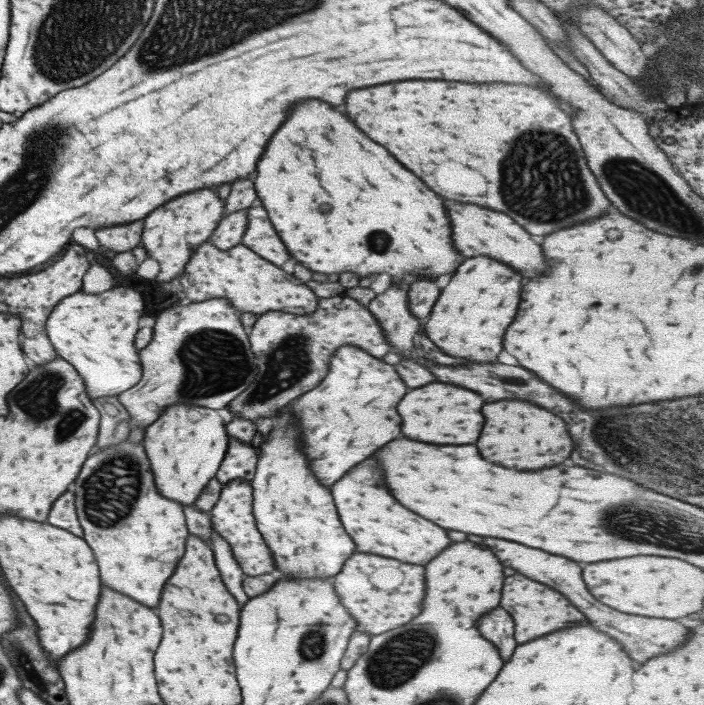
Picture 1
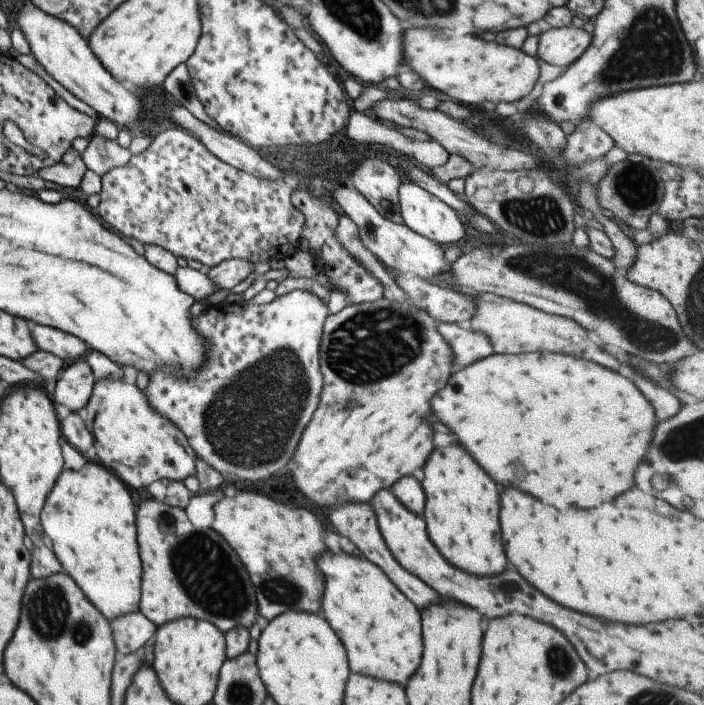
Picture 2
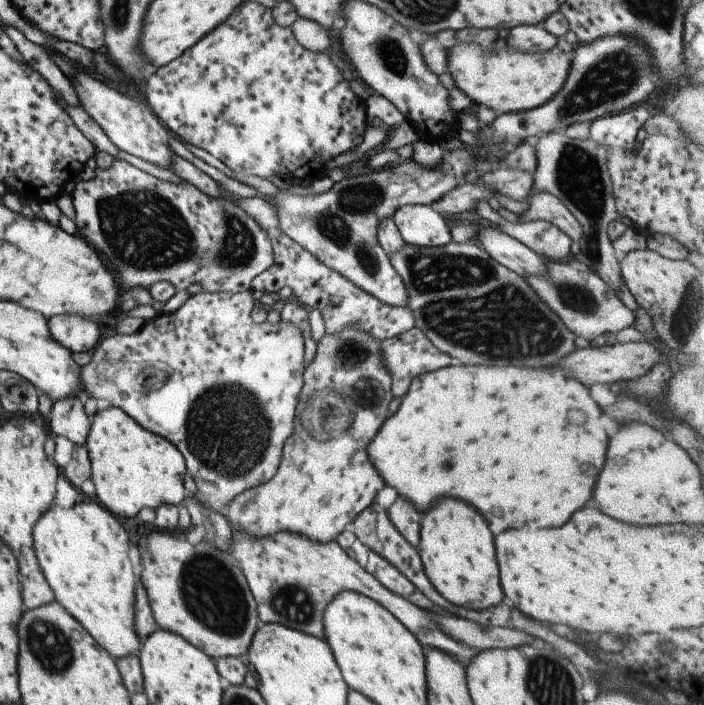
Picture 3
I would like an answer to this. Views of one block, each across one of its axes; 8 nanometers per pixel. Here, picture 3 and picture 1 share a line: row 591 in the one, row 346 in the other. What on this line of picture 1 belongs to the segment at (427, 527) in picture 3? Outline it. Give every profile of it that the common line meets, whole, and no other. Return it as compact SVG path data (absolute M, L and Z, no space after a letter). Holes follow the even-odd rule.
M477 256L465 260L455 270L441 294L437 292L435 282L423 278L415 280L407 292L407 310L422 322L420 332L443 354L475 364L495 364L497 354L501 352L503 330L511 324L519 306L519 284L521 278L507 266Z

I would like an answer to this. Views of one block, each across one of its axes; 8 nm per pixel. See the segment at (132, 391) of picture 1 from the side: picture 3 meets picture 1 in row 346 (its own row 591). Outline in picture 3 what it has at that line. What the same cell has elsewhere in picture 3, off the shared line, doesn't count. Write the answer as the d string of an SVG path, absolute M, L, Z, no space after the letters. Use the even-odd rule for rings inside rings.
M151 531L146 537L147 546L140 546L141 572L138 580L145 589L153 620L159 629L179 635L204 652L211 660L219 657L243 658L248 650L259 620L256 602L248 589L235 559L207 541L190 544L175 533Z

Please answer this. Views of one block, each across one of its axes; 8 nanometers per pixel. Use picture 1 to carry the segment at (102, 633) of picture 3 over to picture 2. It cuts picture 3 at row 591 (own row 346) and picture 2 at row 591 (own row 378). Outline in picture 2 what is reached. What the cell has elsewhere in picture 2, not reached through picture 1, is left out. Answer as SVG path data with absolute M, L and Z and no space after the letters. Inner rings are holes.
M93 458L87 459L79 470L63 469L55 479L55 484L53 484L51 490L47 493L44 502L45 504L41 507L41 514L39 515L43 532L43 540L44 543L55 553L57 560L62 566L63 572L67 573L73 579L76 586L79 587L80 591L87 597L87 600L89 600L89 602L99 610L108 622L123 613L137 611L140 599L141 569L138 546L136 543L136 528L134 525L136 507L131 501L131 496L129 495L129 492L127 492L127 488L123 486L123 482L121 482L121 480L117 480L117 478L109 472L109 469L101 466L98 462L95 462Z

